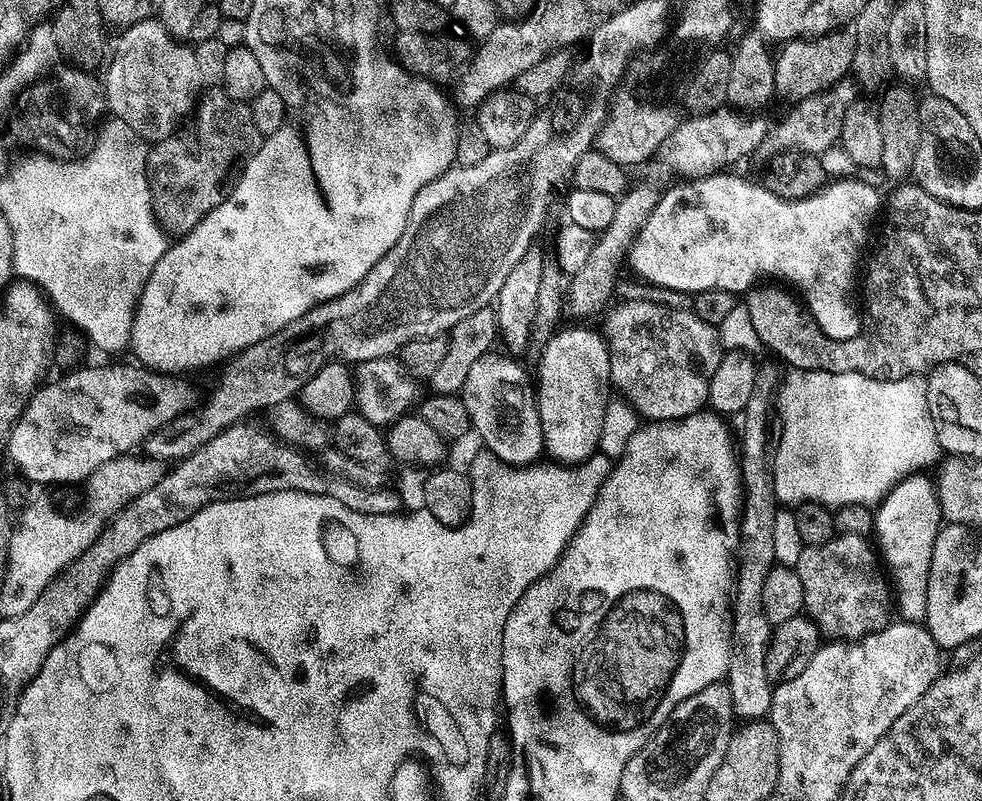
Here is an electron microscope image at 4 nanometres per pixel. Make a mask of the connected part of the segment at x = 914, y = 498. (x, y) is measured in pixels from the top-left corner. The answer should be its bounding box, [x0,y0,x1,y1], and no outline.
[874,474,941,622]

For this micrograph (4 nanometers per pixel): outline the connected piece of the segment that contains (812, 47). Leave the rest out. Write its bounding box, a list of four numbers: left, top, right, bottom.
[773,30,854,102]

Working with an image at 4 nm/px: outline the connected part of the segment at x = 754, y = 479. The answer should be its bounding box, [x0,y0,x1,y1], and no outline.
[726,367,778,722]

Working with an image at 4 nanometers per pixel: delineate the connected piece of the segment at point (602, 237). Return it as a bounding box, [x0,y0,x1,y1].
[564,180,665,322]

